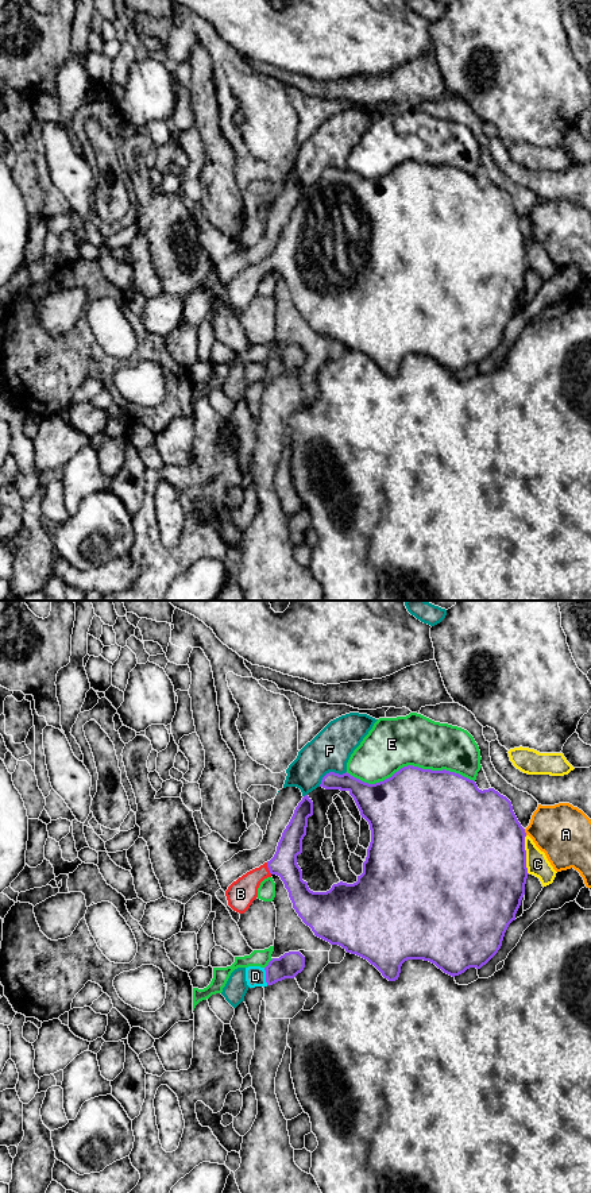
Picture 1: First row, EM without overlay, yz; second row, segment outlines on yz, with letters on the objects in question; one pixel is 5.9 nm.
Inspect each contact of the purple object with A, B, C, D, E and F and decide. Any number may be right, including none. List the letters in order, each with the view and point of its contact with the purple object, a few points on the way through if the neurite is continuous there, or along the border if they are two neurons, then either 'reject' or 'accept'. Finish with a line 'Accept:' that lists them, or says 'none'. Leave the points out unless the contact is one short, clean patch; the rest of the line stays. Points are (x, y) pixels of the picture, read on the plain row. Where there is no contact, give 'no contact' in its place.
A: meets purple in yz at (524, 227); reject
B: meets purple in yz at (267, 262); runs through yz (284, 259), (267, 262), (240, 289); accept
C: meets purple in yz at (525, 250); reject
D: meets purple in yz at (266, 371); reject
E: meets purple in yz at (410, 161); reject
F: meets purple in yz at (329, 168); reject
Accept: B

